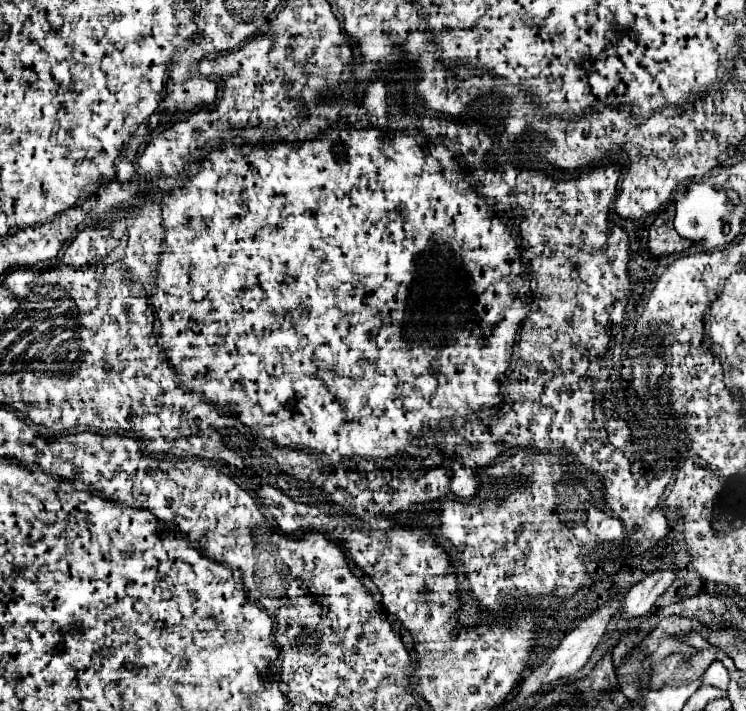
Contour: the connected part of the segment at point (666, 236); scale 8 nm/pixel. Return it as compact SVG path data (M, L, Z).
M670 204L666 210L662 210L658 214L658 218L654 220L652 228L650 228L650 252L654 256L662 256L662 254L672 254L672 252L682 252L686 248L692 246L692 242L680 238L680 234L674 230L674 206Z

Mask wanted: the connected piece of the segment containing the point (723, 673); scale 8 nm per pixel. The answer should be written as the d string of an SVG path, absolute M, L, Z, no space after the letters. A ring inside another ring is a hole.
M716 660L716 662L712 662L712 666L704 672L704 680L702 680L702 682L726 690L726 688L728 688L728 670L724 668L722 662Z

